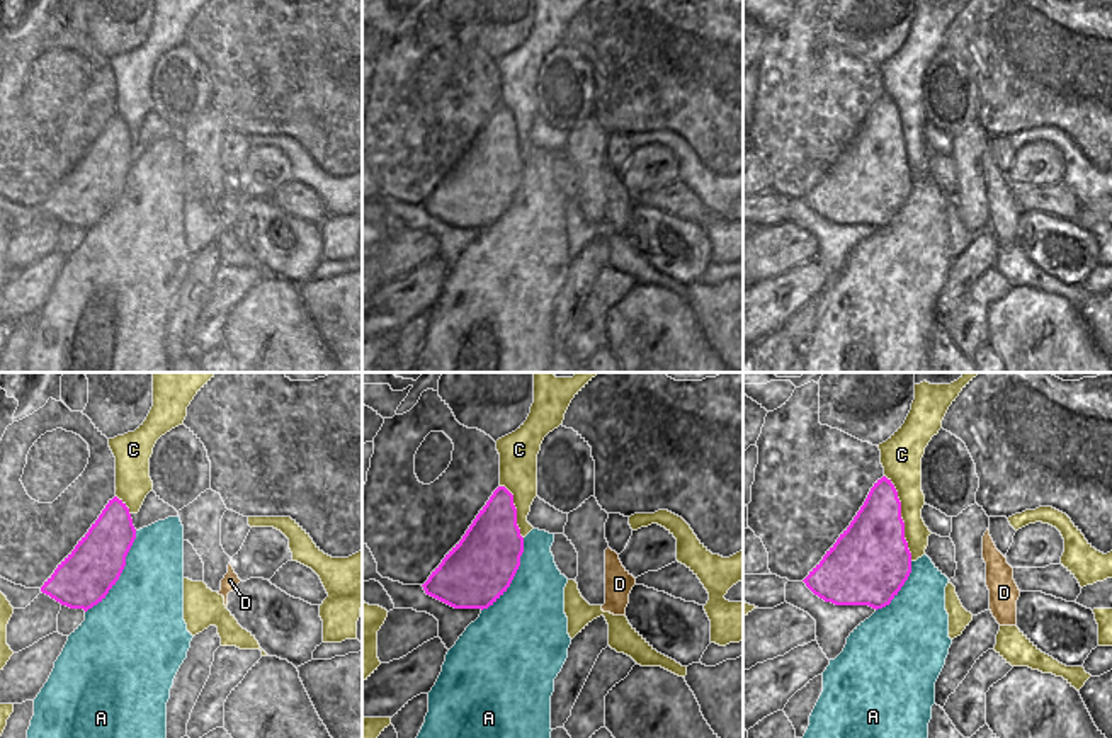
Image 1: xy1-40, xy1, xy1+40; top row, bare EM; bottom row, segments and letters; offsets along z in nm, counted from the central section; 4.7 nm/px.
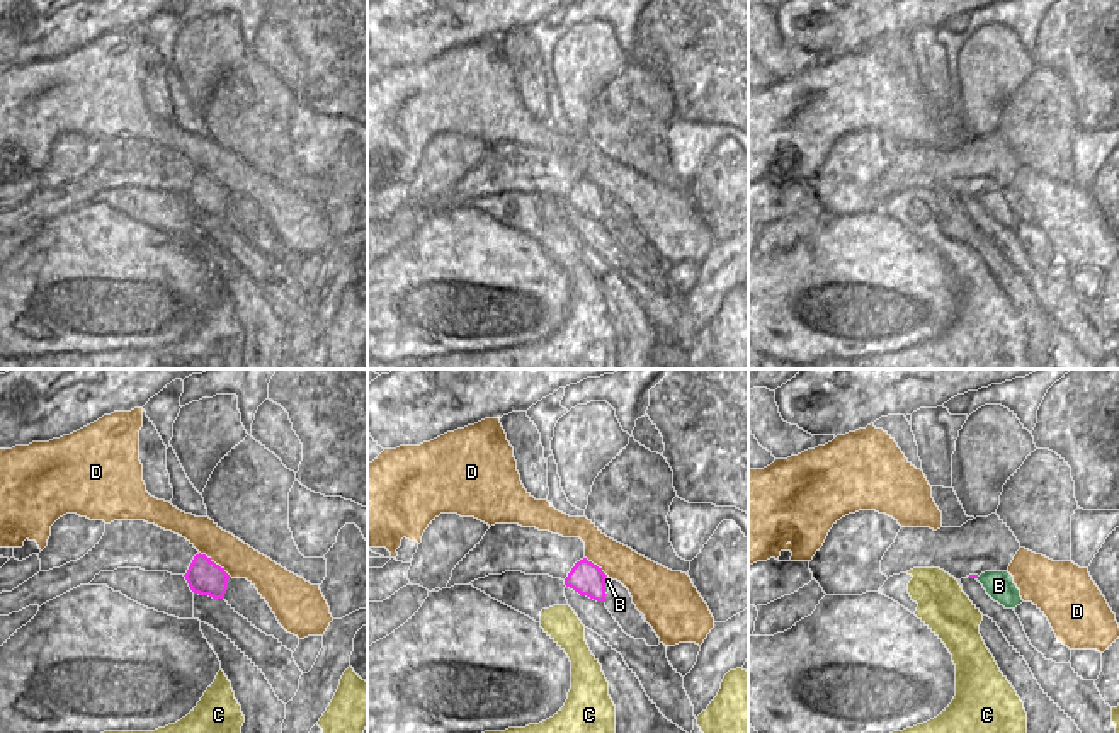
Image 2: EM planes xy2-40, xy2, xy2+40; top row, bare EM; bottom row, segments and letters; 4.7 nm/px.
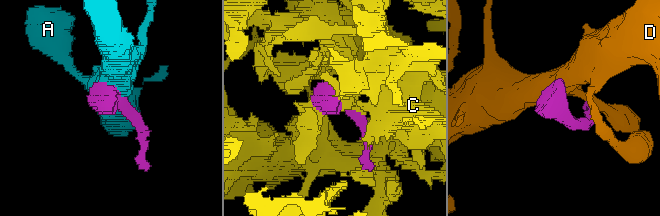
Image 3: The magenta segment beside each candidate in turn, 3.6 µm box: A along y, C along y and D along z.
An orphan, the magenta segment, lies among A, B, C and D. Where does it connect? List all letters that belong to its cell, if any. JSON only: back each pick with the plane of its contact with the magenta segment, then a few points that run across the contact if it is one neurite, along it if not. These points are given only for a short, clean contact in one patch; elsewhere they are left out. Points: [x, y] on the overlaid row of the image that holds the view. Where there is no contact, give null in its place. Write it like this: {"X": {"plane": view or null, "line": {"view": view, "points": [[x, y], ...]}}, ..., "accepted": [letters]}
{"B": {"plane": "xy2", "line": {"view": "xy2", "points": [[587, 579], [596, 585], [604, 585], [607, 580]]}}, "accepted": ["B"]}

